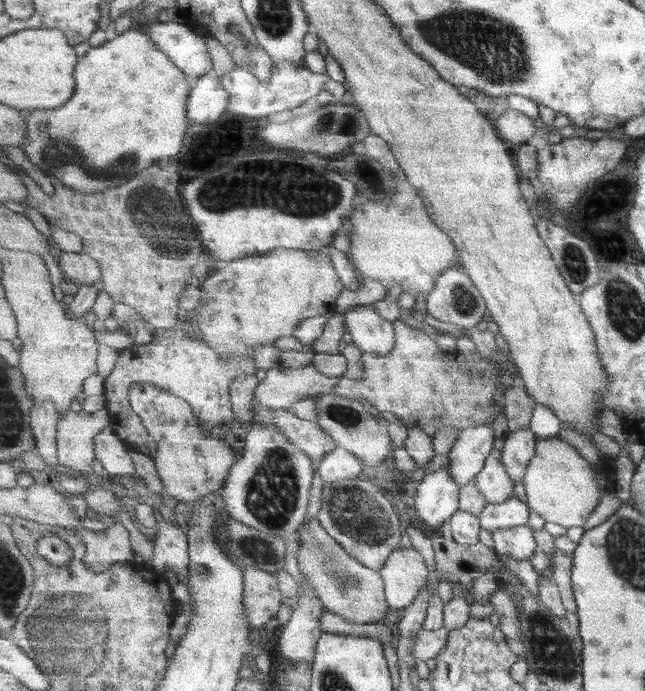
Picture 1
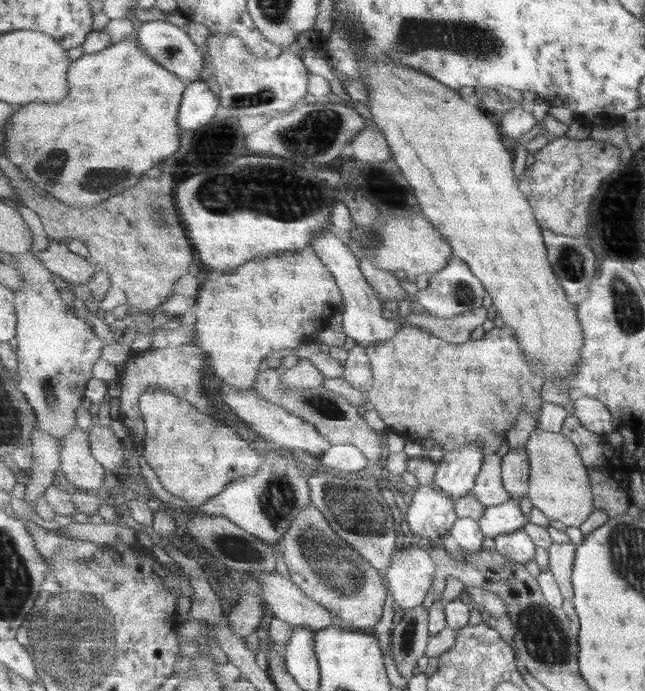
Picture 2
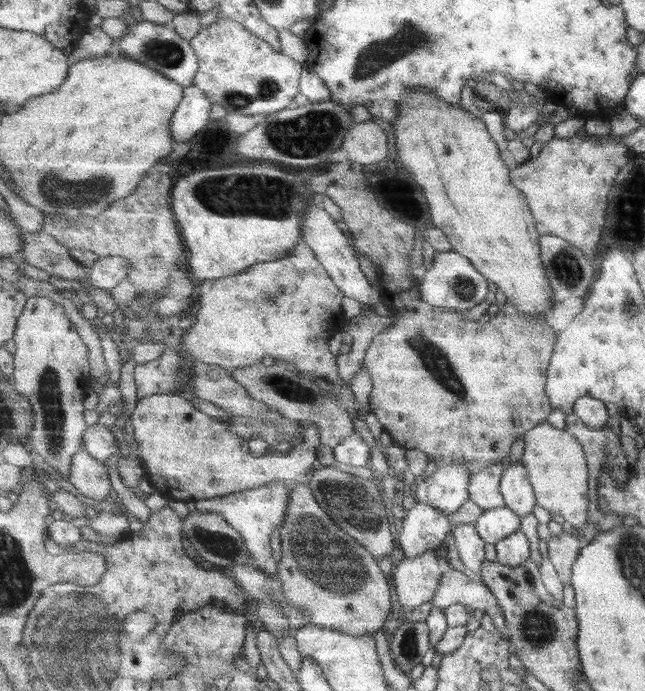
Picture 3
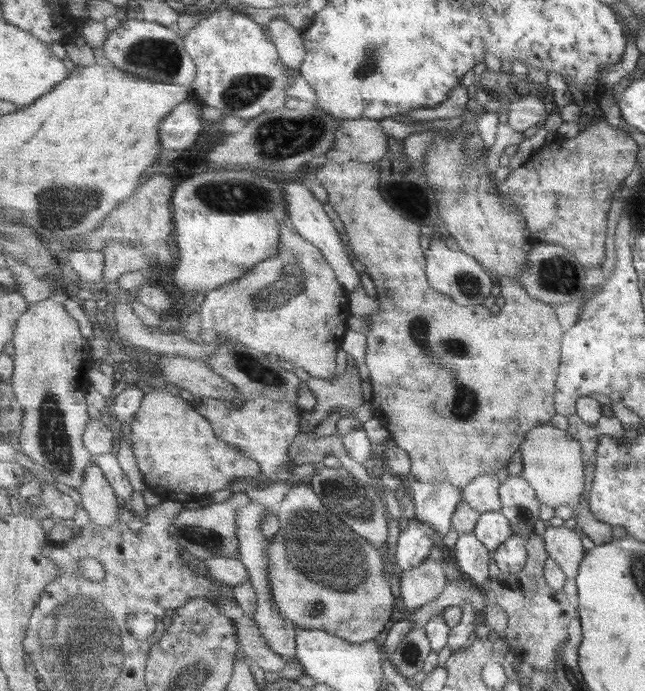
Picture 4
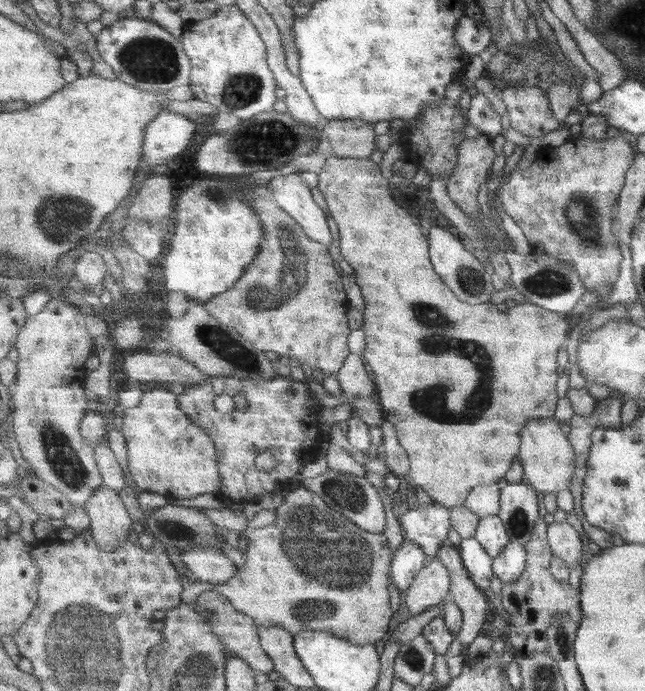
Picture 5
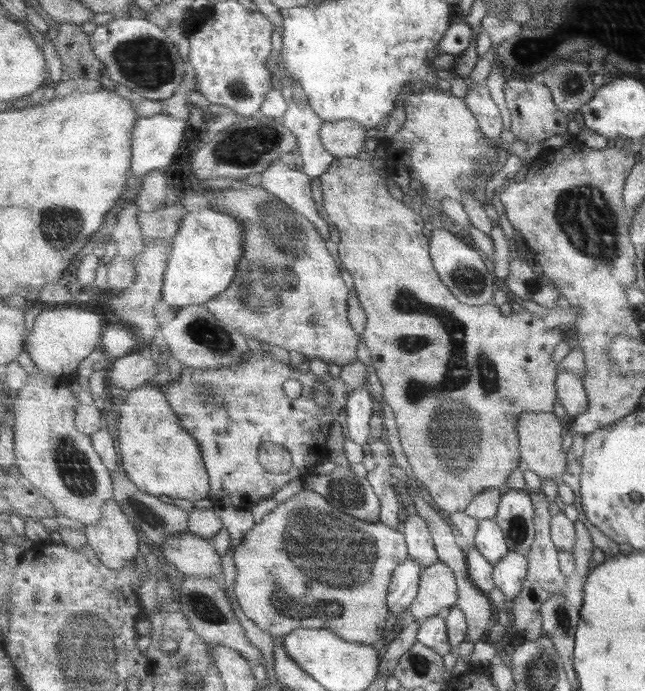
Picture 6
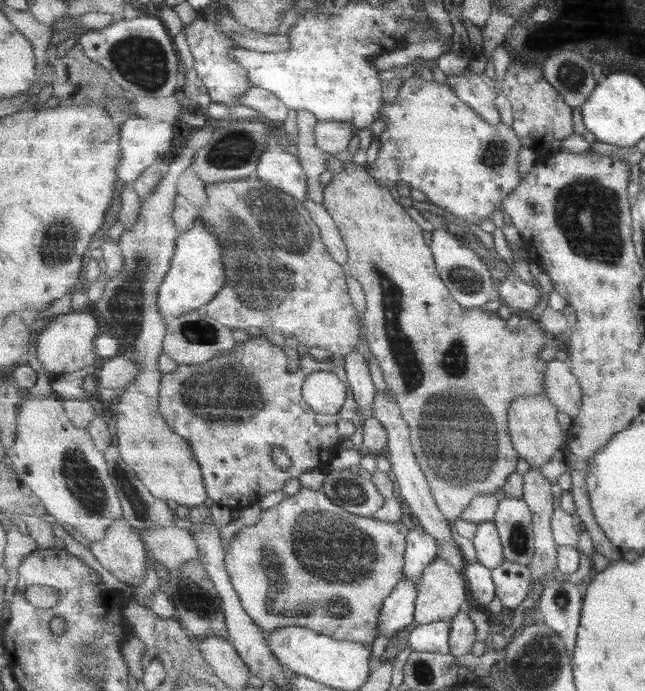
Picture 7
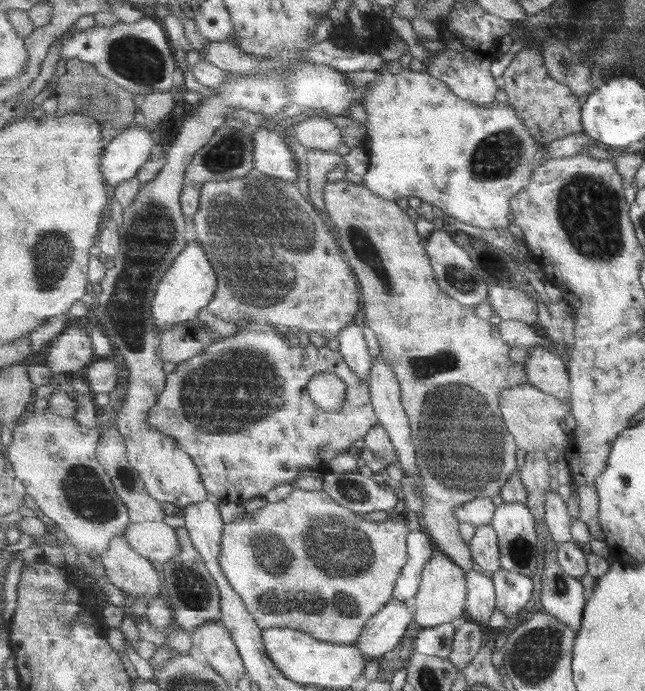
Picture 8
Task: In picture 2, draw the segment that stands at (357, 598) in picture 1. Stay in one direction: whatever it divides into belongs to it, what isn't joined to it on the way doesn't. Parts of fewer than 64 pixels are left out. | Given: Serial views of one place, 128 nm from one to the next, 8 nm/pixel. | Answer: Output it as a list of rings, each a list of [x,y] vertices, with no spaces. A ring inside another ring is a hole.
[[[312,503],[305,506],[282,540],[284,551],[281,556],[287,563],[294,584],[334,613],[346,630],[368,631],[379,624],[387,602],[387,589],[380,572],[351,547],[348,540],[342,539],[333,530],[319,508]]]

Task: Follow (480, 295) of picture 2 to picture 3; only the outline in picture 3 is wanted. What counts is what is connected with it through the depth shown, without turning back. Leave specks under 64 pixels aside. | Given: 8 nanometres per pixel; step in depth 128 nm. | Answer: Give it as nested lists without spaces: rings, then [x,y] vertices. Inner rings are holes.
[[[450,250],[435,252],[432,266],[424,273],[424,278],[420,283],[420,291],[424,299],[435,308],[467,312],[477,304],[481,304],[491,292],[491,288],[489,288],[489,279],[477,270],[469,257]]]

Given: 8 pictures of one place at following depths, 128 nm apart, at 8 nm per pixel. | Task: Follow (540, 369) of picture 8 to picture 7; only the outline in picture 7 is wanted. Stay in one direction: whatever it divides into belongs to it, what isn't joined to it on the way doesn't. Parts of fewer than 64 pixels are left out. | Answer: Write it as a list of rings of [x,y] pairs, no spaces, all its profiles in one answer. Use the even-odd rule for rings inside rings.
[[[553,359],[547,362],[545,381],[546,396],[560,412],[574,418],[582,407],[582,388],[579,379],[570,368],[569,361]]]

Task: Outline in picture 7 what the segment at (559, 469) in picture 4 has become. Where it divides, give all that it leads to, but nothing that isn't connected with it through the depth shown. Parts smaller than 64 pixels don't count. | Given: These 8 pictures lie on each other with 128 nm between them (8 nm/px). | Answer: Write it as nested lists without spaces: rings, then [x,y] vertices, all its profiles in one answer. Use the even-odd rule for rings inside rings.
[[[545,395],[522,396],[516,398],[509,407],[509,433],[514,448],[532,468],[539,470],[565,446],[568,433],[559,424],[558,411],[556,405]]]

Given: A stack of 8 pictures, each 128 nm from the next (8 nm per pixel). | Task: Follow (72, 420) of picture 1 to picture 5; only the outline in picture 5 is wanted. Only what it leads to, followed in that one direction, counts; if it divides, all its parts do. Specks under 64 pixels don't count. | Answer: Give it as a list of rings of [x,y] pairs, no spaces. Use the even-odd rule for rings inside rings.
[[[102,484],[87,503],[90,529],[100,549],[112,552],[133,537],[133,518],[116,490]]]

